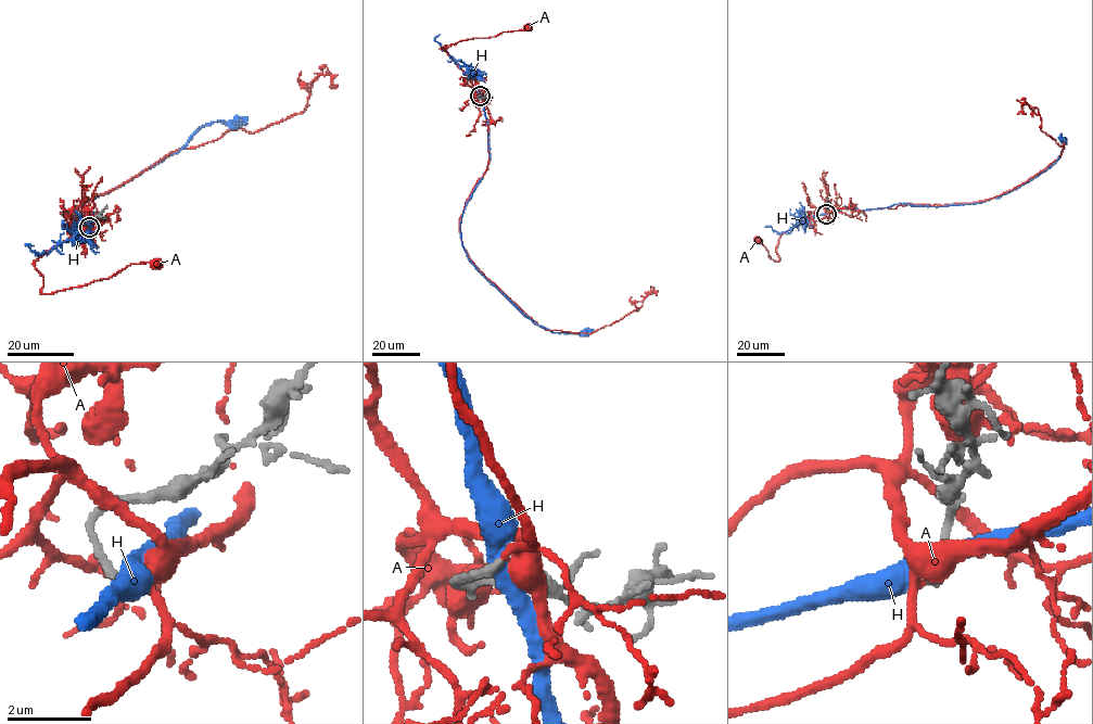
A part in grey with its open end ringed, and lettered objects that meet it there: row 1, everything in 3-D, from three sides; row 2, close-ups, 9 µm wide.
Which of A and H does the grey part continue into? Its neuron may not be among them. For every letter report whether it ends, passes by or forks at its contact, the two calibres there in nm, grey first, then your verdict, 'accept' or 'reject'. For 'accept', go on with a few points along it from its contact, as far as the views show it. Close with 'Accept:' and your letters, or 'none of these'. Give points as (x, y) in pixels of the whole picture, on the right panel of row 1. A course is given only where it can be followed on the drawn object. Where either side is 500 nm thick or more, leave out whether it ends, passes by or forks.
A: it passes by | 200/280 nm | accept | via (826, 214), (823, 207), (818, 207), (780, 236), (776, 249), (779, 261), (771, 258), (758, 240)
H: it passes by | 200/440 nm | reject
Accept: A

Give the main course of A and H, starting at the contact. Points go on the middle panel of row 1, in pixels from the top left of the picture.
A: (480, 96), (472, 80), (440, 48), (528, 27)
H: (480, 96), (490, 160), (461, 216), (461, 241), (467, 257), (537, 325), (554, 332), (583, 334), (594, 330)

